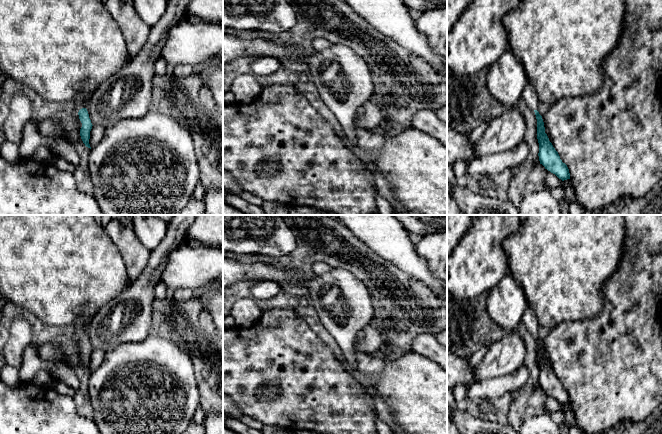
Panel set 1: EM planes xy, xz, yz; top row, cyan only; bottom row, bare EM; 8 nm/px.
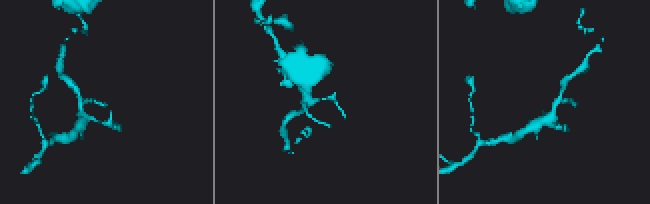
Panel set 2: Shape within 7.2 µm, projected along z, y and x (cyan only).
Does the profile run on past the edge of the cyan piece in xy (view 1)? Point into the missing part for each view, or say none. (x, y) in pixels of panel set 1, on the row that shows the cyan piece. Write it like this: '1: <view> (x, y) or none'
1: none

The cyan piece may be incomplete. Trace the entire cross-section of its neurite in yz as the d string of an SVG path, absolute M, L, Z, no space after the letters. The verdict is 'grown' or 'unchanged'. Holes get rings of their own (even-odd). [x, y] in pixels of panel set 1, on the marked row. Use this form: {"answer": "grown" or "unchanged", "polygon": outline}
{"answer": "unchanged", "polygon": "M534 110L537 119L537 139L539 143L539 161L545 169L555 174L562 181L570 179L570 173L567 165L562 162L558 152L549 141L545 133L542 116L537 110Z"}

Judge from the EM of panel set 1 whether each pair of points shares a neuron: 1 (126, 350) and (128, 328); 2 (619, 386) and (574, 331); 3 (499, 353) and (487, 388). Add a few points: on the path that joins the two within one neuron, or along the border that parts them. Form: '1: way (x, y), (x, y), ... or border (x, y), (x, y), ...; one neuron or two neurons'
1: border (149, 334), (136, 342), (122, 342), (105, 352); two neurons
2: way (611, 372), (584, 345); one neuron
3: border (513, 372), (477, 382); two neurons

